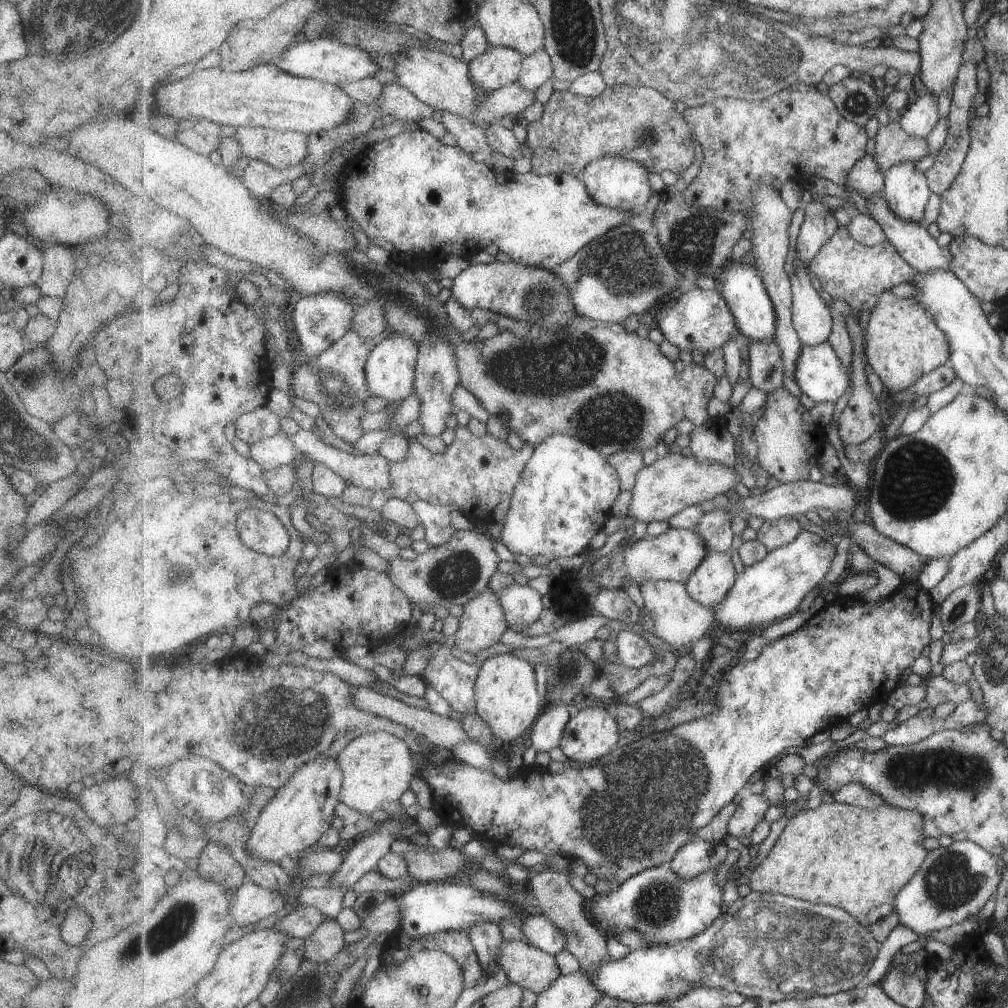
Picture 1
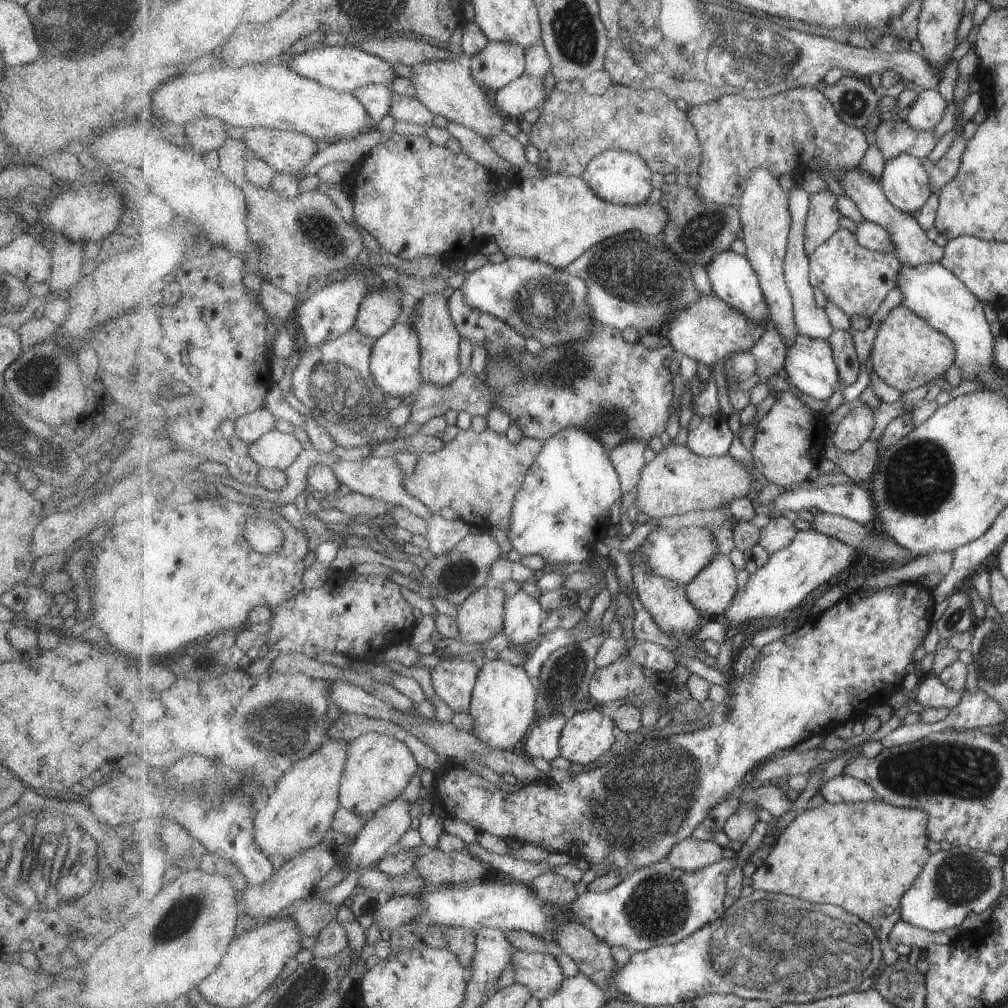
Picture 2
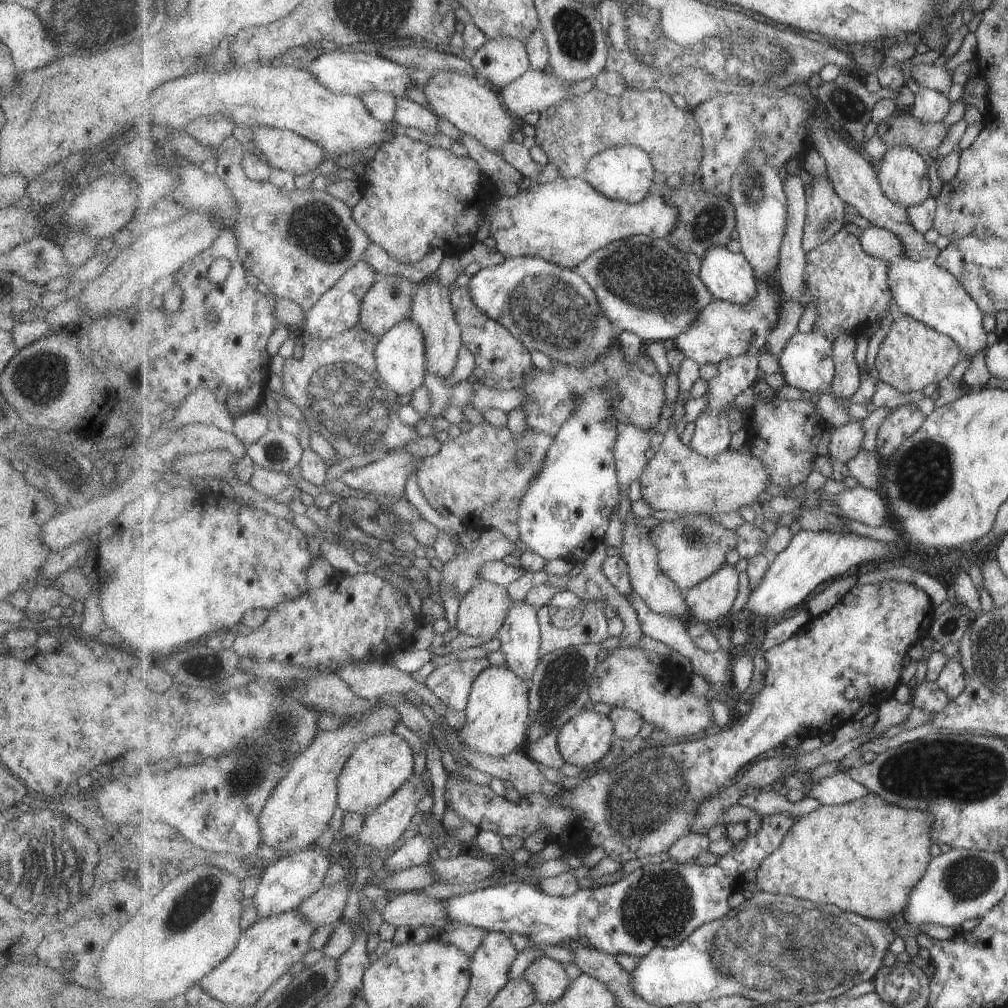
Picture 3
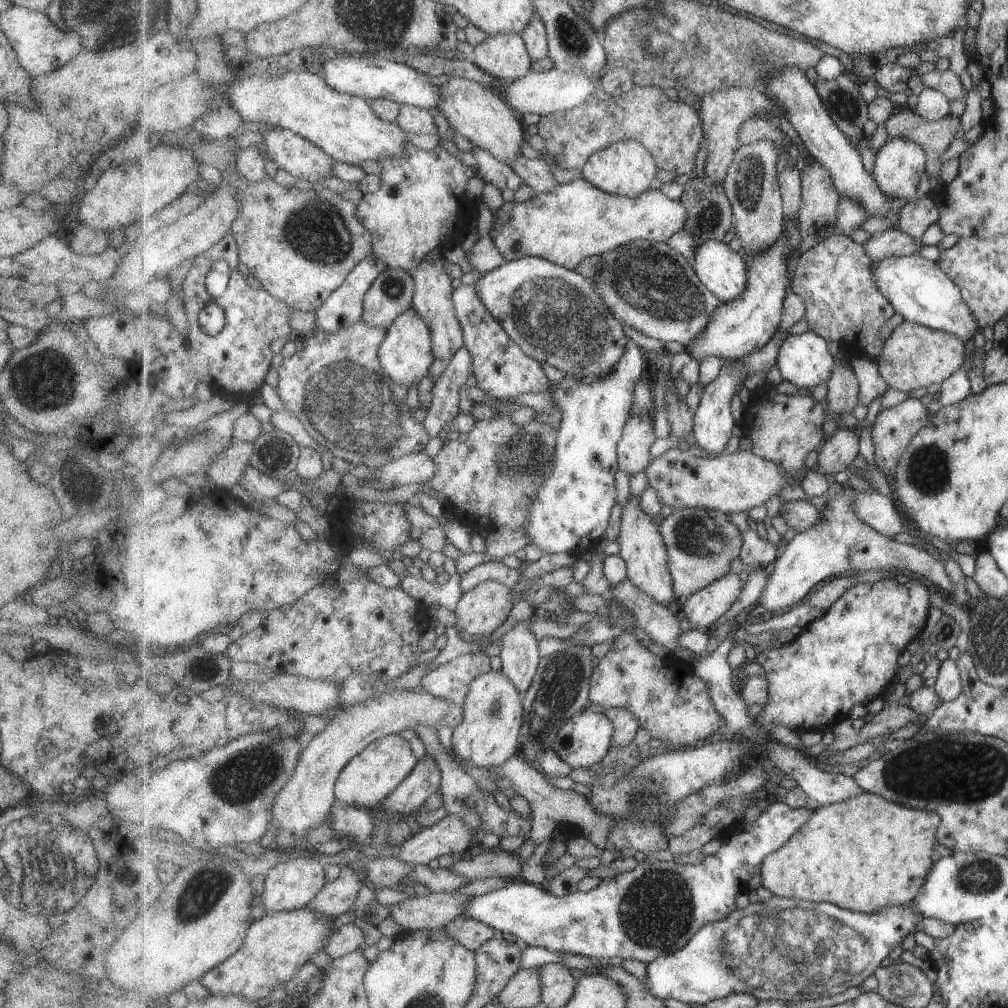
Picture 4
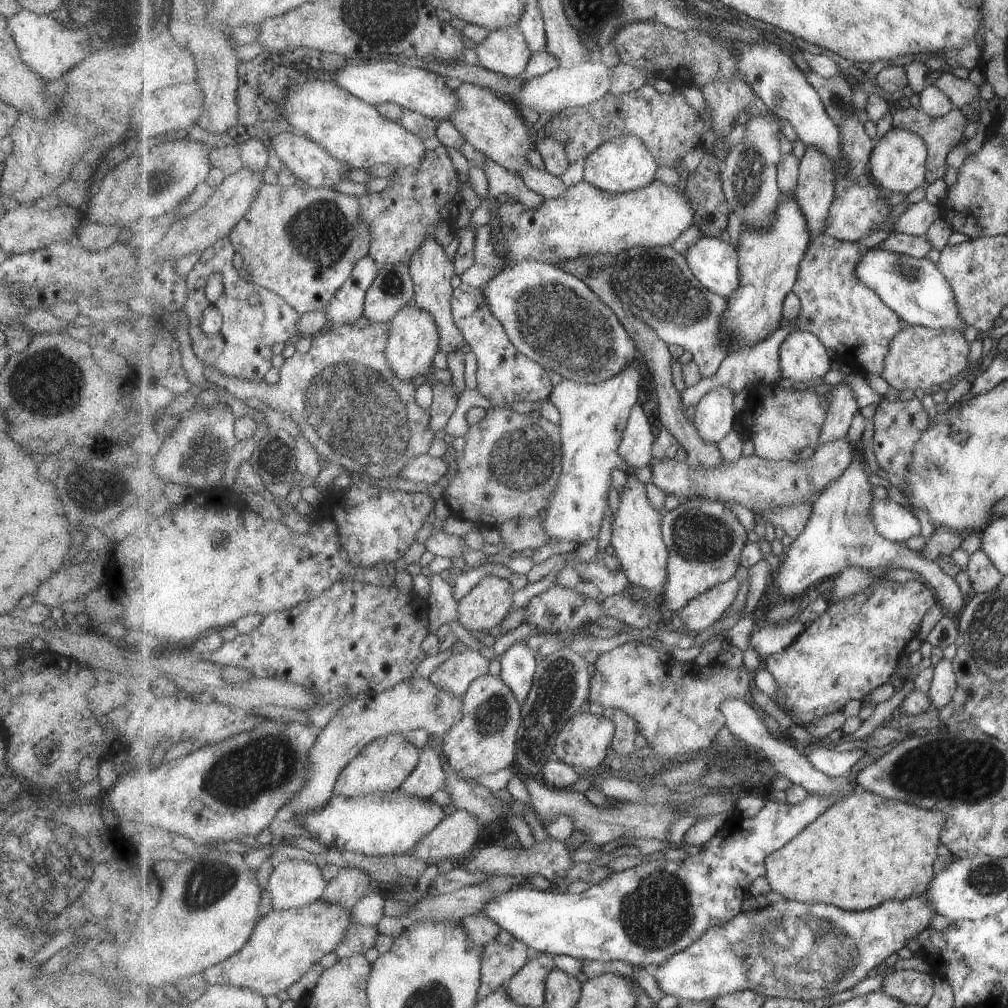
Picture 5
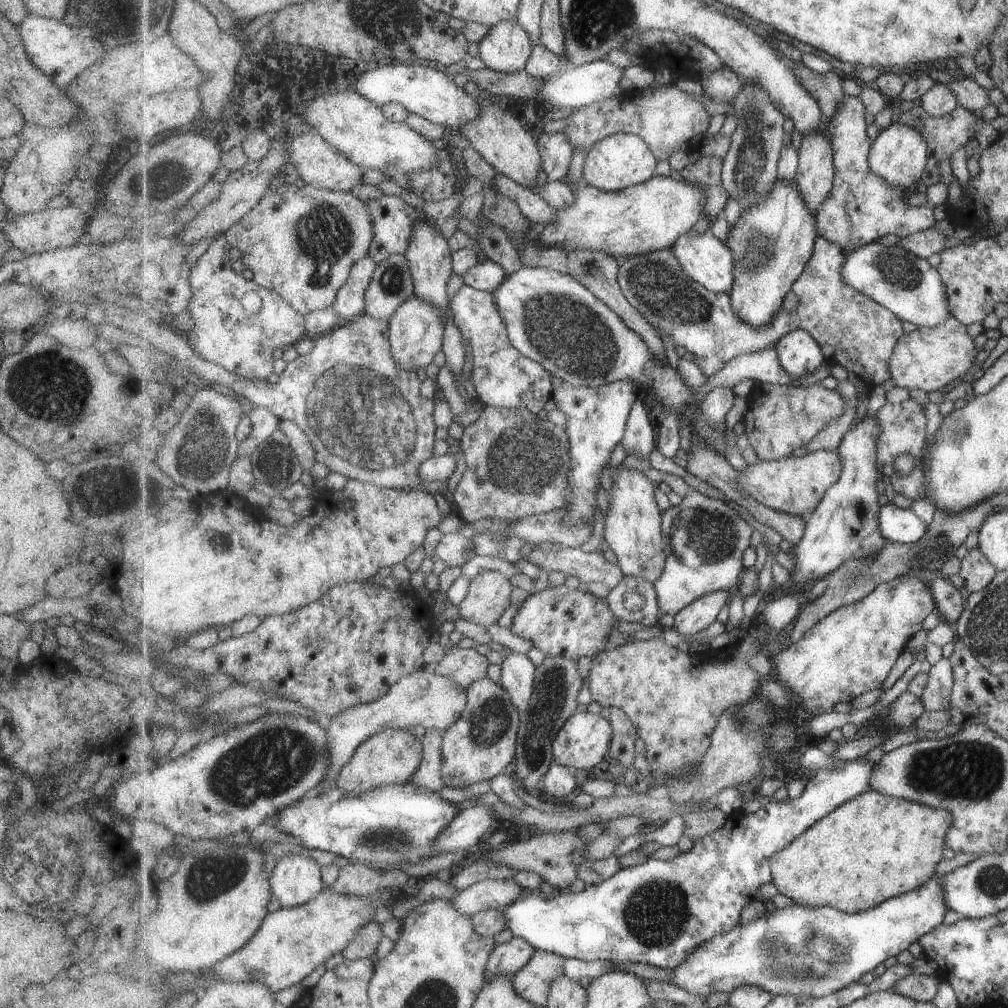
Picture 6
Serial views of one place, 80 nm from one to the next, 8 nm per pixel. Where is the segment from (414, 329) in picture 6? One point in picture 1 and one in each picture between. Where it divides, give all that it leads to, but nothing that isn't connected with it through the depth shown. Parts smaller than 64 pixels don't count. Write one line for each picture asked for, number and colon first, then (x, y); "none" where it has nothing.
1: (391, 368)
2: (396, 361)
3: (401, 357)
4: (407, 354)
5: (414, 342)

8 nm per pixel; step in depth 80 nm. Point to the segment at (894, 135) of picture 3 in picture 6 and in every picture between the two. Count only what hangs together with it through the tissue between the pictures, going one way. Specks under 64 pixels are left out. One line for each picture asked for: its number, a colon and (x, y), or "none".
4: (935, 136)
5: (942, 133)
6: (945, 134)

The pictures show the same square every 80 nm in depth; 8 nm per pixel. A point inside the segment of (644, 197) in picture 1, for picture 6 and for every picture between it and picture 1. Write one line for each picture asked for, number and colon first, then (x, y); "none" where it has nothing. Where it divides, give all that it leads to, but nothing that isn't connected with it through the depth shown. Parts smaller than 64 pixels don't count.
2: (622, 177)
3: (626, 173)
4: (627, 168)
5: (623, 164)
6: (621, 160)

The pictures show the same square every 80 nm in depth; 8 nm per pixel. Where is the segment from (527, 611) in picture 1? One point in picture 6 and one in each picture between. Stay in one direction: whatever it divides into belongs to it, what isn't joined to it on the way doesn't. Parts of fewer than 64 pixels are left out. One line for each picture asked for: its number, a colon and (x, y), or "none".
2: (524, 614)
3: (520, 637)
4: (520, 655)
5: (519, 664)
6: (518, 676)

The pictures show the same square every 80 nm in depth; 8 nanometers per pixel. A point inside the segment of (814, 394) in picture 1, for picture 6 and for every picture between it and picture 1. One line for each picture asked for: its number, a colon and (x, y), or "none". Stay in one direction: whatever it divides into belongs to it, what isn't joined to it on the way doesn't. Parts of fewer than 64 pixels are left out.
2: (810, 363)
3: (807, 362)
4: (806, 359)
5: (805, 359)
6: (799, 352)

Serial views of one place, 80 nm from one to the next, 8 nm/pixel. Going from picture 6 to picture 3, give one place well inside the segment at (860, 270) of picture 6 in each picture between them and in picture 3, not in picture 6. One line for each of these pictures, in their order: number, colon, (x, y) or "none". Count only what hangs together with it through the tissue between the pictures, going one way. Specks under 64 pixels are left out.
3: (921, 288)
4: (918, 288)
5: (916, 289)

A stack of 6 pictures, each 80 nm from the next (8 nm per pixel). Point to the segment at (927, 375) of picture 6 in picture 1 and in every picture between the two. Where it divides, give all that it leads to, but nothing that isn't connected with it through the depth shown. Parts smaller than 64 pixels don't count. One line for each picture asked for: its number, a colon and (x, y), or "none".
1: (904, 342)
2: (907, 352)
3: (912, 355)
4: (915, 355)
5: (920, 357)

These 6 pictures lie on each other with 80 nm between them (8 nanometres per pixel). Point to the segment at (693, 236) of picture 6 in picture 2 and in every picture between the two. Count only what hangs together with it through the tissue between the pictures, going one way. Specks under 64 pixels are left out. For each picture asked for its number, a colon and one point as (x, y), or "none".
2: (734, 279)
3: (729, 276)
4: (724, 271)
5: (715, 263)

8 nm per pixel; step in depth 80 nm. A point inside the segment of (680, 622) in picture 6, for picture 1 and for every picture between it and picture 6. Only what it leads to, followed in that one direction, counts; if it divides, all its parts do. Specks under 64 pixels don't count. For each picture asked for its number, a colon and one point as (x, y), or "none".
1: (710, 584)
2: (713, 591)
3: (710, 602)
4: (704, 608)
5: (704, 610)

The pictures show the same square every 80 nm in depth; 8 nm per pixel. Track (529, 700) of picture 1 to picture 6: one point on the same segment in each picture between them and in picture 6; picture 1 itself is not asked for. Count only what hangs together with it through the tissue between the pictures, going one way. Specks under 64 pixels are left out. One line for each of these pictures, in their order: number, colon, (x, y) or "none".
2: (504, 706)
3: (498, 712)
4: (494, 713)
5: (486, 739)
6: (478, 746)

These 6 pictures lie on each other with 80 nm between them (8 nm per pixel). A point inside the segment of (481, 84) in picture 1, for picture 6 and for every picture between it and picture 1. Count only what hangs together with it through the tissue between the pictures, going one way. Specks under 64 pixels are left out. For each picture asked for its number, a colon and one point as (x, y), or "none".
2: (497, 65)
3: (500, 61)
4: (505, 56)
5: (506, 51)
6: (507, 48)

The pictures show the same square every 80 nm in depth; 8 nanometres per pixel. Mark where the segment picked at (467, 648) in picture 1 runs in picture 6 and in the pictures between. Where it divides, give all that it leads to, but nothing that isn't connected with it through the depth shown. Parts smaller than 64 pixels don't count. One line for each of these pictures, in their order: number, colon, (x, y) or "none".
2: (482, 616)
3: (483, 610)
4: (482, 610)
5: (487, 605)
6: (489, 596)

